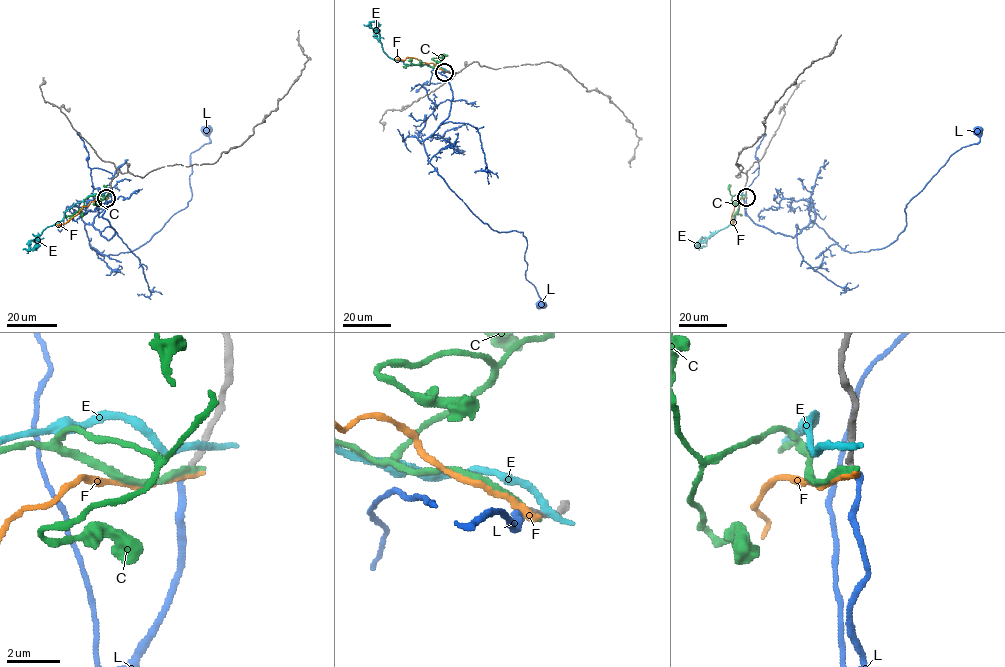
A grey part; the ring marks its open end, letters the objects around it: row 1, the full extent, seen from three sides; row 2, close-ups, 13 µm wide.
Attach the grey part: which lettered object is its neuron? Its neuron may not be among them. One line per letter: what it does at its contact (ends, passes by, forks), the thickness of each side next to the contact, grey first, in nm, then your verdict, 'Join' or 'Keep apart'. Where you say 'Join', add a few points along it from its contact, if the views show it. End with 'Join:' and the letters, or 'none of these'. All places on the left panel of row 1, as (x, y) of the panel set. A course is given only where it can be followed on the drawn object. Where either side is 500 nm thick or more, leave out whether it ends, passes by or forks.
C: It ends there. Thickness 240 nm (grey) against 300 nm. Keep apart
E: It ends there. Thickness 320 nm (grey) against 320 nm. Keep apart
F: It ends there. Thickness 240 nm (grey) against 280 nm. Keep apart
L: It ends there. Thickness 240 nm (grey) against 240 nm. Join. Its course: (107, 198), (115, 233), (86, 224), (89, 245), (132, 251), (188, 205), (190, 154), (207, 129)
Join: L

